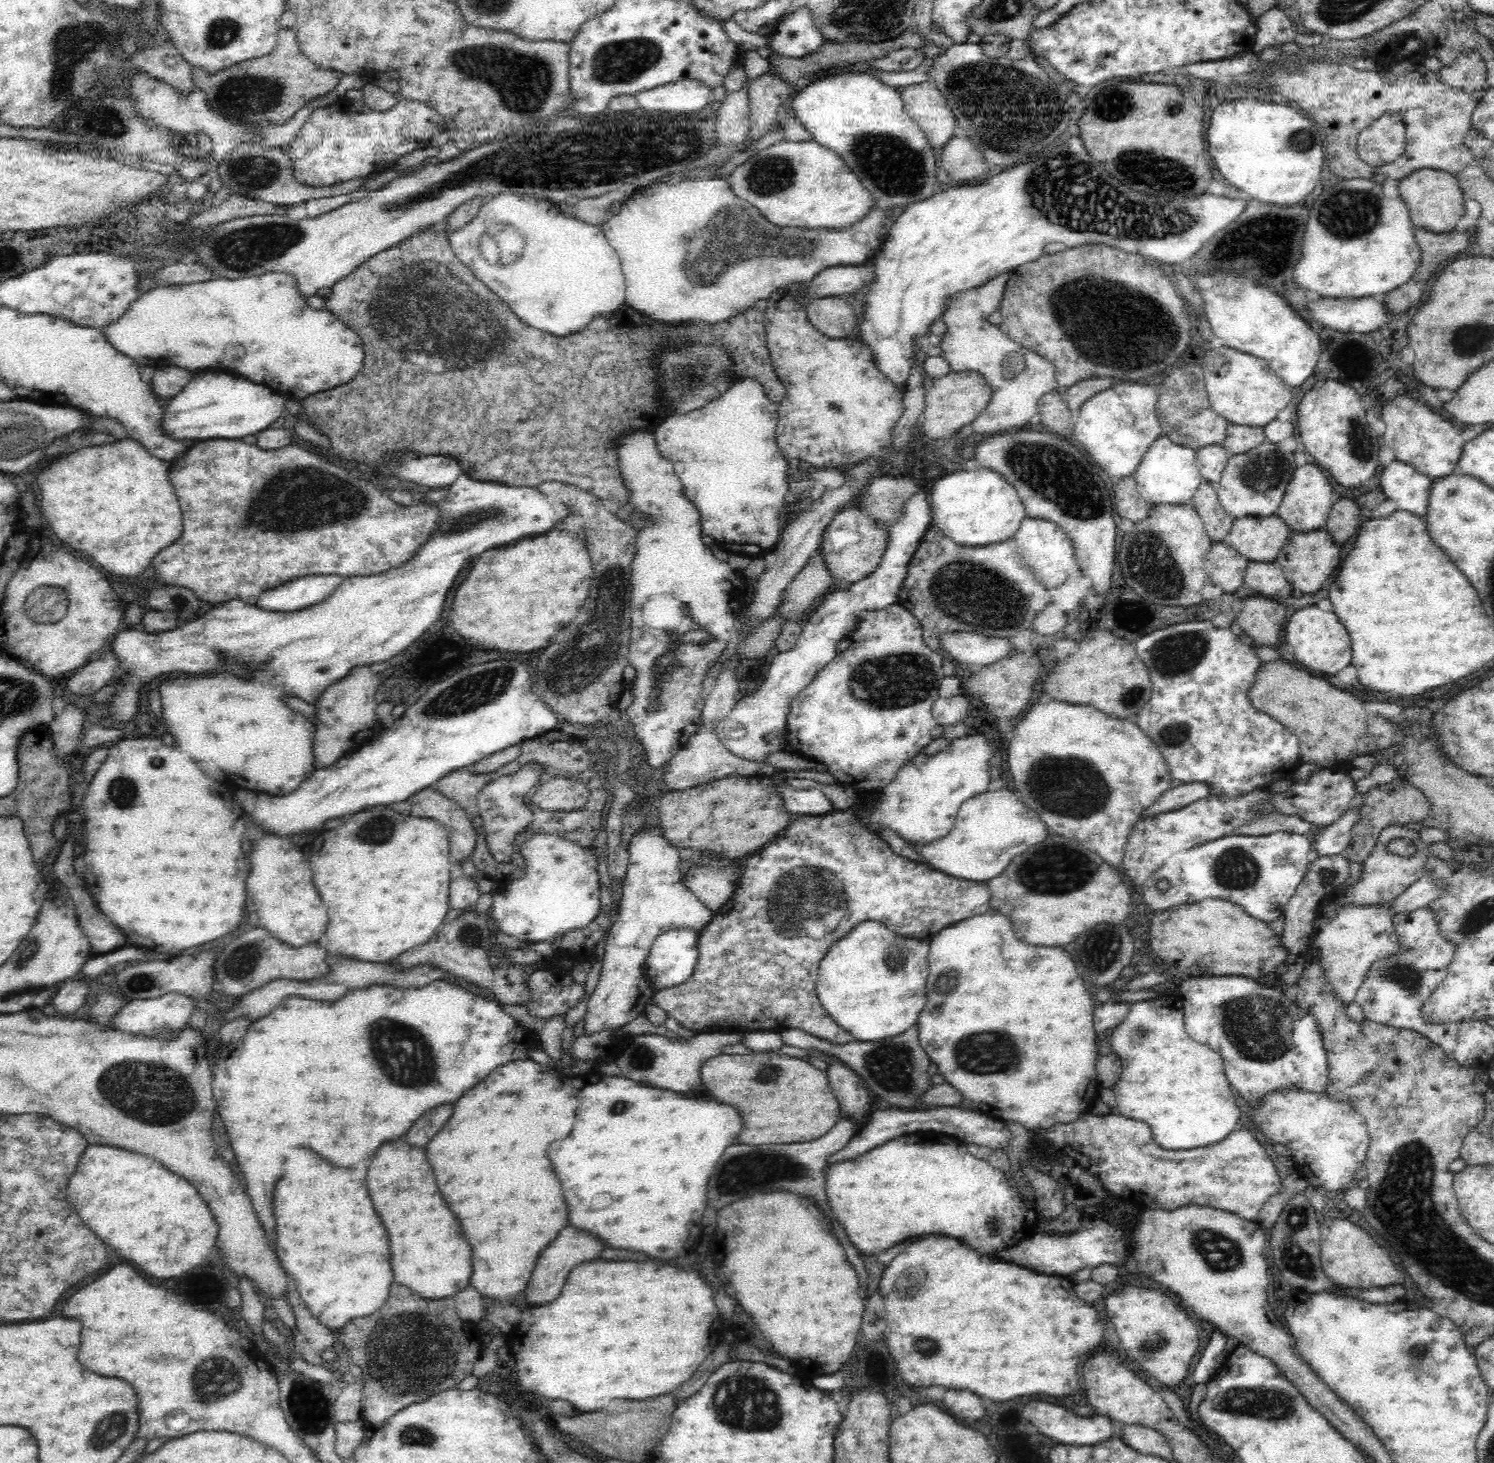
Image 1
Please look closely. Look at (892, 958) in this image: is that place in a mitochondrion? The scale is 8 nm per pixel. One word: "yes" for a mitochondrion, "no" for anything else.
yes

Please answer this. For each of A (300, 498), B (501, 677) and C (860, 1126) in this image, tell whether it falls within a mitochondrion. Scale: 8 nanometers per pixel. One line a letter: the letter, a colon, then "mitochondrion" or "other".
A: mitochondrion
B: mitochondrion
C: other

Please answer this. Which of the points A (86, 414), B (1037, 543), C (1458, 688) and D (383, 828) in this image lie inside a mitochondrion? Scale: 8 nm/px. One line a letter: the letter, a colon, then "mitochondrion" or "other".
A: other
B: other
C: other
D: mitochondrion

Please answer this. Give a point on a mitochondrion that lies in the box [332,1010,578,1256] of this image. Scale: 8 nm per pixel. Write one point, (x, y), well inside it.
(405, 1058)

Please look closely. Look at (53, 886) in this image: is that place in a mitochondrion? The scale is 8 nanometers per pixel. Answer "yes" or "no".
no

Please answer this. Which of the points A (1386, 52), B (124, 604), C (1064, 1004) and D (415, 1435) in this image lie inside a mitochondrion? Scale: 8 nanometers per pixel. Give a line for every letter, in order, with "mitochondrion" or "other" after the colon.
A: other
B: other
C: other
D: mitochondrion

